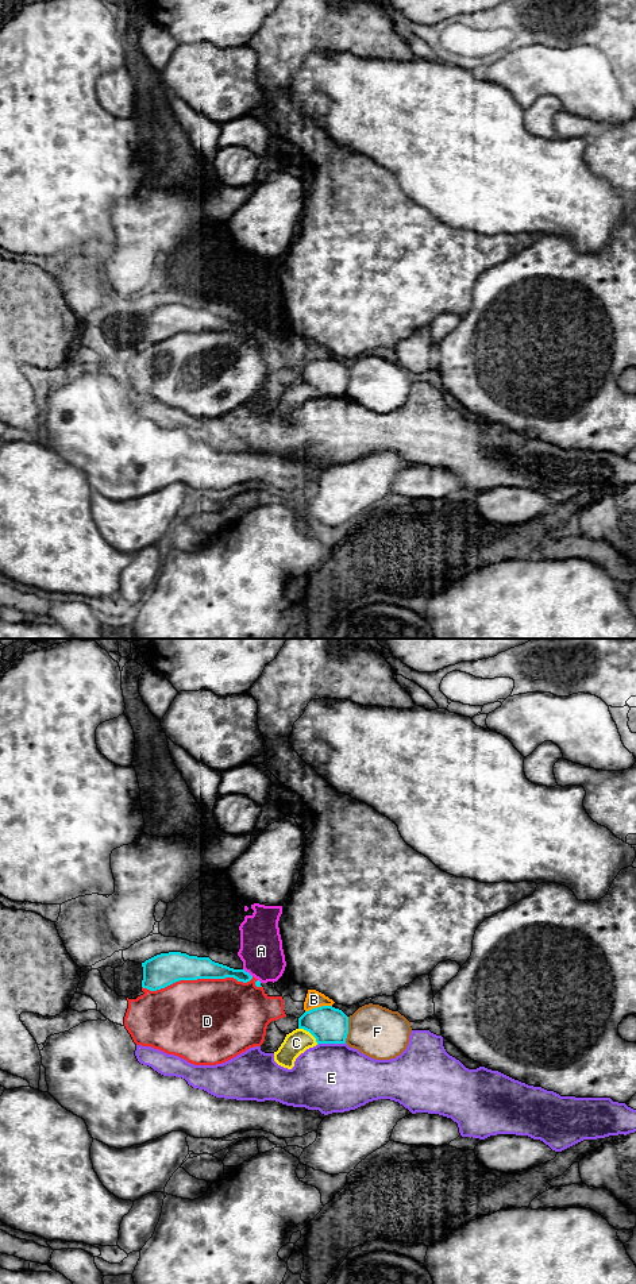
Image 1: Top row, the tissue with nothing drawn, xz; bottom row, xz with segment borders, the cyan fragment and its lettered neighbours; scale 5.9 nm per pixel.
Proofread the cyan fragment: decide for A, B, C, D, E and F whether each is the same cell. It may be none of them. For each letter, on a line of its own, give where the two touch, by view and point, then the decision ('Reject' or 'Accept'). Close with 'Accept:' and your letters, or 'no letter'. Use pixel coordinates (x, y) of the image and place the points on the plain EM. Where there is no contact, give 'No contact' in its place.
A: Touches cyan at xz (247, 324). Reject
B: Touches cyan at xz (318, 359). Reject
C: Touches cyan at xz (309, 384). Reject
D: Touches cyan at xz (197, 330). Reject
E: Touches cyan at xz (331, 394). Reject
F: Touches cyan at xz (347, 382). Reject
Accept: no letter

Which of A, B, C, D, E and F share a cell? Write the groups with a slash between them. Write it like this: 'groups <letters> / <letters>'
groups A B / C / D / E / F

